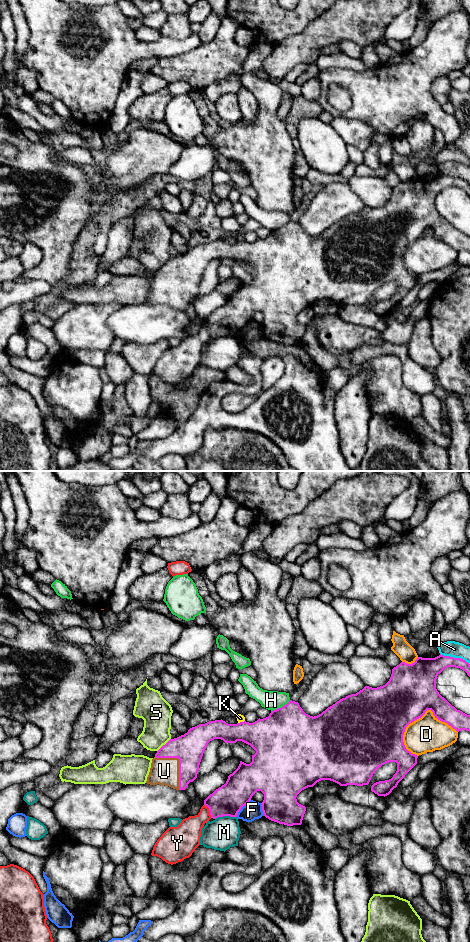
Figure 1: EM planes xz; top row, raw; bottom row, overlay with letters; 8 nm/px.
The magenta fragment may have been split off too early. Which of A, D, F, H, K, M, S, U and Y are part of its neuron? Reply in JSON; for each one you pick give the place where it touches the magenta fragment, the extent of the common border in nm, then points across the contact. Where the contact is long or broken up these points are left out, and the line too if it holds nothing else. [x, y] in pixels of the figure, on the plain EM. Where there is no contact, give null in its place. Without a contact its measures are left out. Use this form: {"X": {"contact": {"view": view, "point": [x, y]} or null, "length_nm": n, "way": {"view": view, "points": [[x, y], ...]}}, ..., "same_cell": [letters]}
{"U": {"contact": {"view": "xz", "point": [179, 282]}, "length_nm": 340}, "same_cell": ["U"]}

